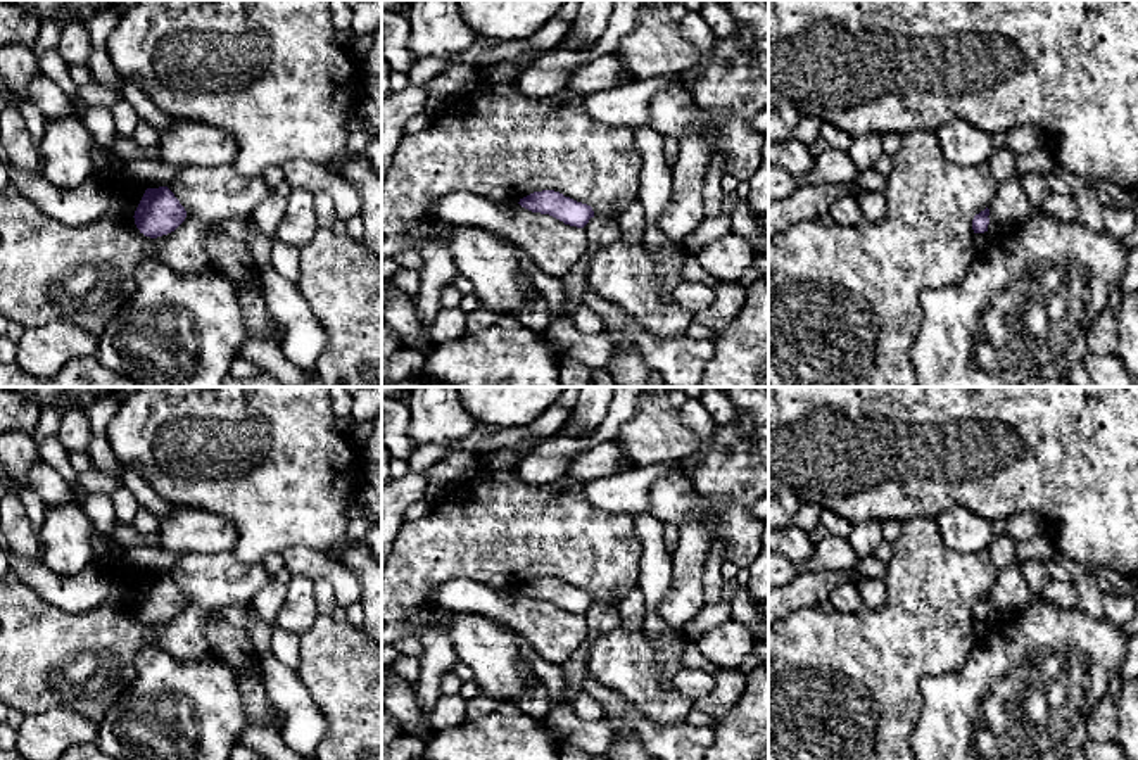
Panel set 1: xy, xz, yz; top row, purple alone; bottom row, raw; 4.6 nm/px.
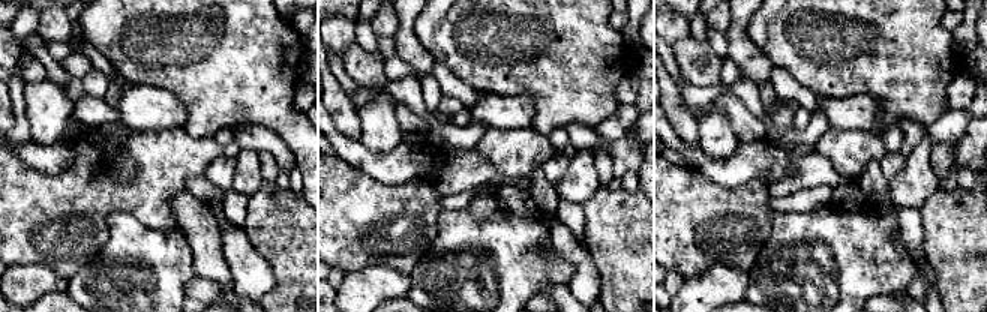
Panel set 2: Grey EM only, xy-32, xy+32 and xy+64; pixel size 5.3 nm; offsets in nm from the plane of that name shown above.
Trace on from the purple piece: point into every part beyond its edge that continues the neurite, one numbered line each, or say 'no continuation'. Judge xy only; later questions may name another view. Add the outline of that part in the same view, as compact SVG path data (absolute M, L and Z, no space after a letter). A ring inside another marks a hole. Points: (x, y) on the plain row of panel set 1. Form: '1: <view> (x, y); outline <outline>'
no continuation

